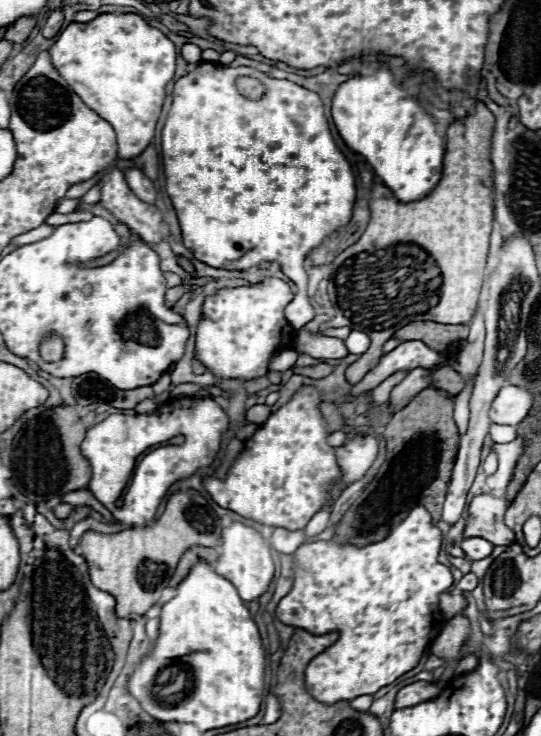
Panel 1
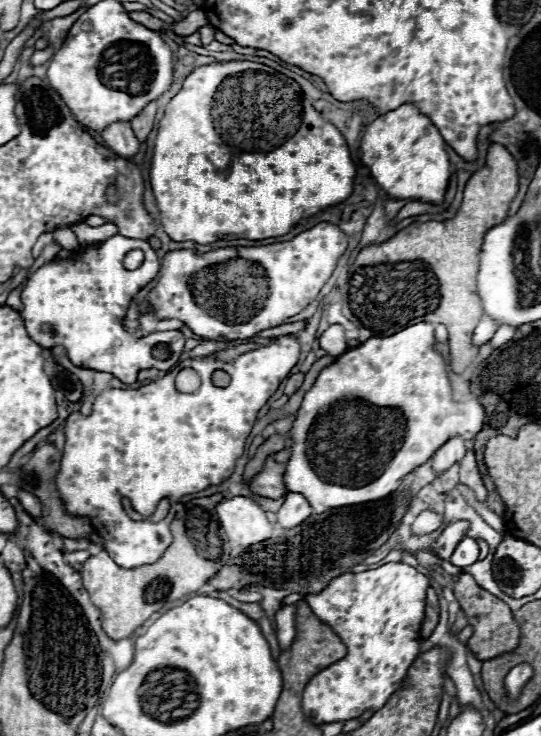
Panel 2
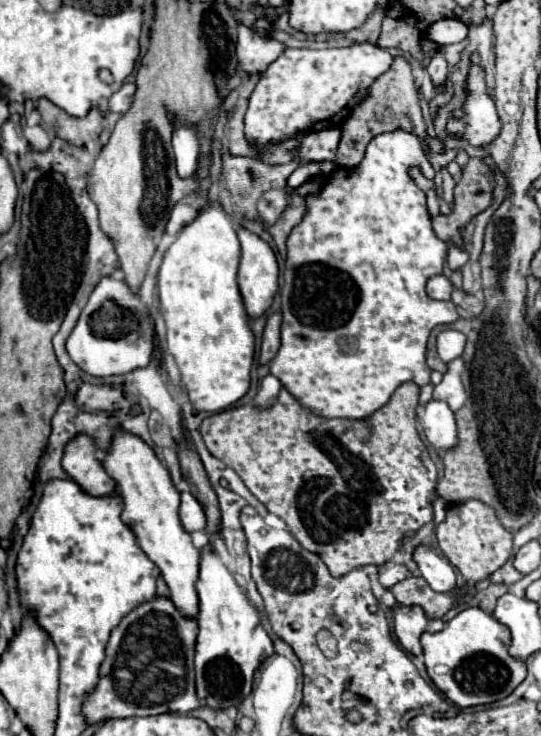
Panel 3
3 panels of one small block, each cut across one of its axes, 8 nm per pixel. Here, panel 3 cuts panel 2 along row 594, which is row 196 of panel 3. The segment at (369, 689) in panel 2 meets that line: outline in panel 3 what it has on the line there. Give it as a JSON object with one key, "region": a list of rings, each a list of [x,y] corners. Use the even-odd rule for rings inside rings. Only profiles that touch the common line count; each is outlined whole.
{"region":[[[392,130],[392,132],[384,132],[384,134],[374,136],[370,140],[370,144],[366,146],[364,160],[358,166],[334,168],[334,172],[328,176],[328,180],[320,188],[320,194],[306,198],[306,214],[304,214],[302,222],[298,226],[294,226],[286,238],[288,256],[286,256],[286,266],[284,266],[284,286],[280,290],[280,296],[282,296],[282,326],[280,326],[282,344],[280,344],[280,350],[276,352],[274,360],[268,364],[268,368],[270,368],[270,374],[274,374],[294,398],[298,398],[306,408],[314,410],[320,416],[326,416],[326,418],[366,418],[374,410],[382,408],[400,384],[404,384],[408,380],[416,382],[418,386],[431,382],[432,370],[426,364],[428,334],[438,324],[452,324],[458,320],[458,312],[452,302],[436,302],[436,300],[428,298],[428,294],[426,294],[428,278],[442,274],[442,270],[444,270],[444,260],[448,256],[448,244],[442,242],[432,230],[430,214],[426,208],[426,194],[416,186],[416,182],[408,174],[408,170],[414,166],[420,168],[426,178],[434,178],[434,174],[436,174],[434,166],[430,164],[428,156],[426,156],[424,144],[418,136],[414,136],[412,132],[406,132],[406,130]]]}

